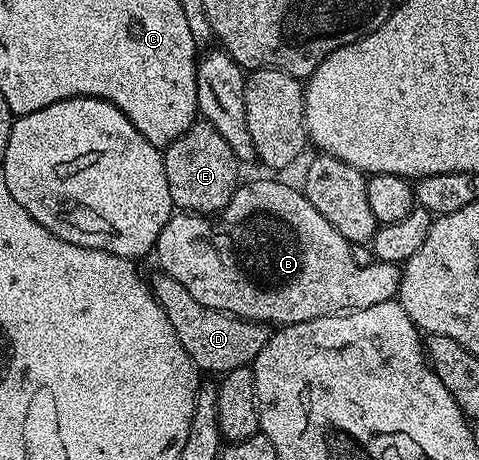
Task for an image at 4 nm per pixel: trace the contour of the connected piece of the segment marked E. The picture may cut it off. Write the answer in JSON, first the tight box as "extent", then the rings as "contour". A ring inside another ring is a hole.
{"extent":[163,120,239,215],"contour":[[[204,120],[194,122],[191,128],[187,128],[187,132],[183,132],[183,136],[164,147],[163,157],[167,188],[171,188],[174,207],[181,212],[220,215],[238,188],[239,159],[235,152],[231,152],[231,144],[219,136],[212,124]]]}

